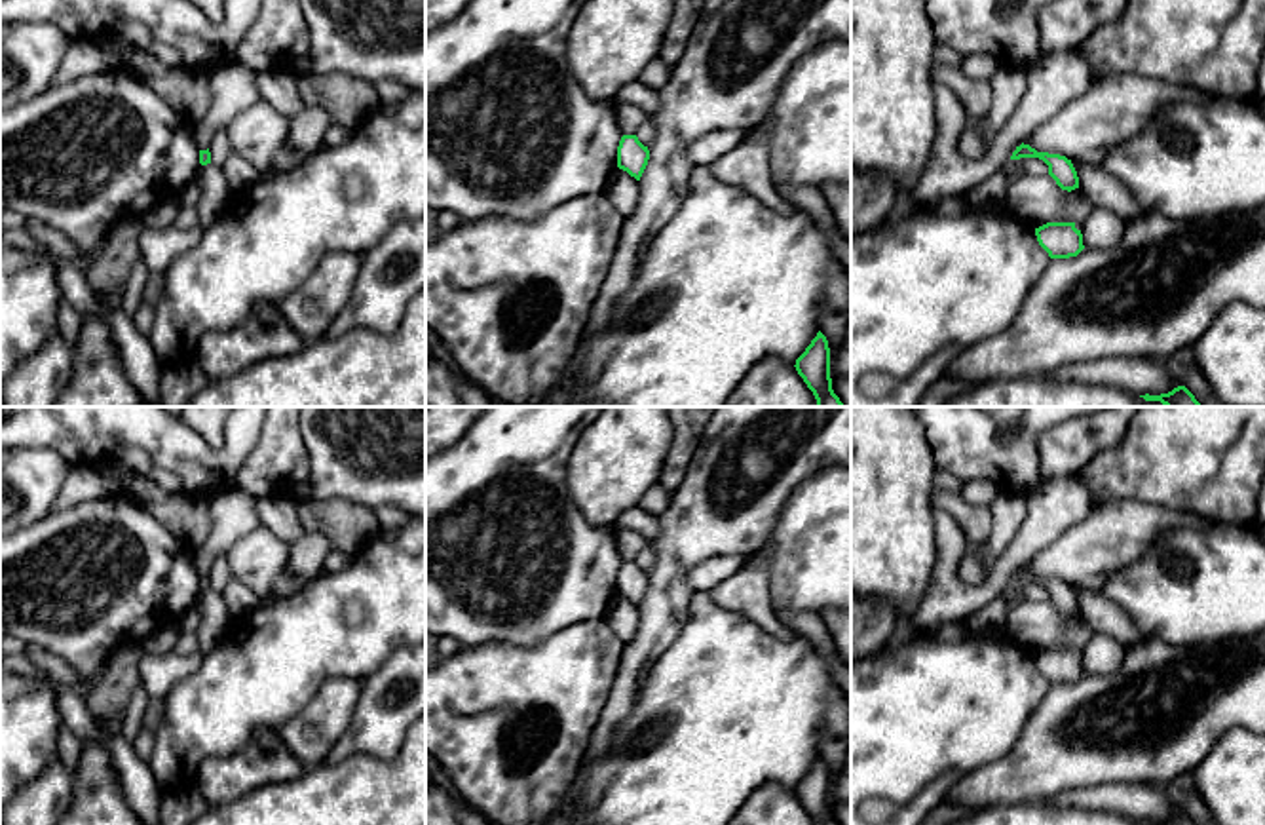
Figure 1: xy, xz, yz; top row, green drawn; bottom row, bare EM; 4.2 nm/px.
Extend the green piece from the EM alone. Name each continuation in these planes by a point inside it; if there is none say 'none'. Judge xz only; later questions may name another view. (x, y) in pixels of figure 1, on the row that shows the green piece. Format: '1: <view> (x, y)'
none

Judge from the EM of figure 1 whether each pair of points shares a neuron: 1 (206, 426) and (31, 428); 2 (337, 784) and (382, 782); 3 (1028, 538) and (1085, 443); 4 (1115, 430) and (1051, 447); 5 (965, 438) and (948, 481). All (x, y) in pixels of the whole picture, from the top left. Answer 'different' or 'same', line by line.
1: different
2: same
3: different
4: same
5: different

